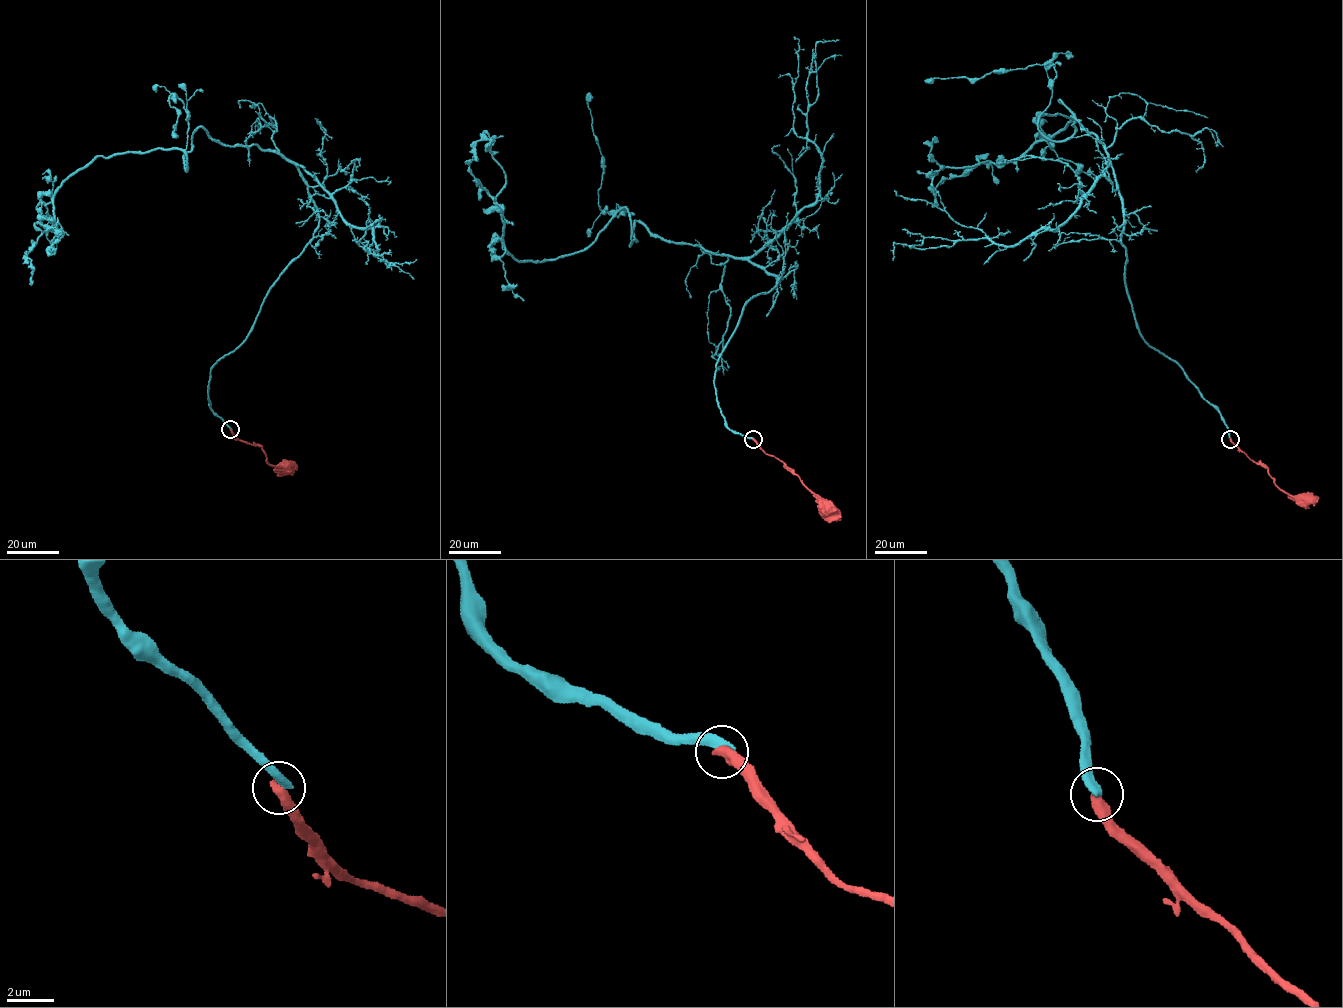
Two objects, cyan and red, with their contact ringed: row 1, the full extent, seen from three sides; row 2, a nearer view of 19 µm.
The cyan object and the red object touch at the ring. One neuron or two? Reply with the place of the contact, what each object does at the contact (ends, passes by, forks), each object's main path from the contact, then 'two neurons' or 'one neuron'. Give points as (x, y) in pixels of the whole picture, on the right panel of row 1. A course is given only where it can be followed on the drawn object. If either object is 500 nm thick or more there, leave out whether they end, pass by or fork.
place (1230, 439); cyan ends; red ends; course cyan (1230, 438), (1061, 100), (1014, 160), (937, 138); course red (1230, 439), (1250, 459), (1267, 469), (1280, 489), (1298, 496), (1303, 502); two neurons

